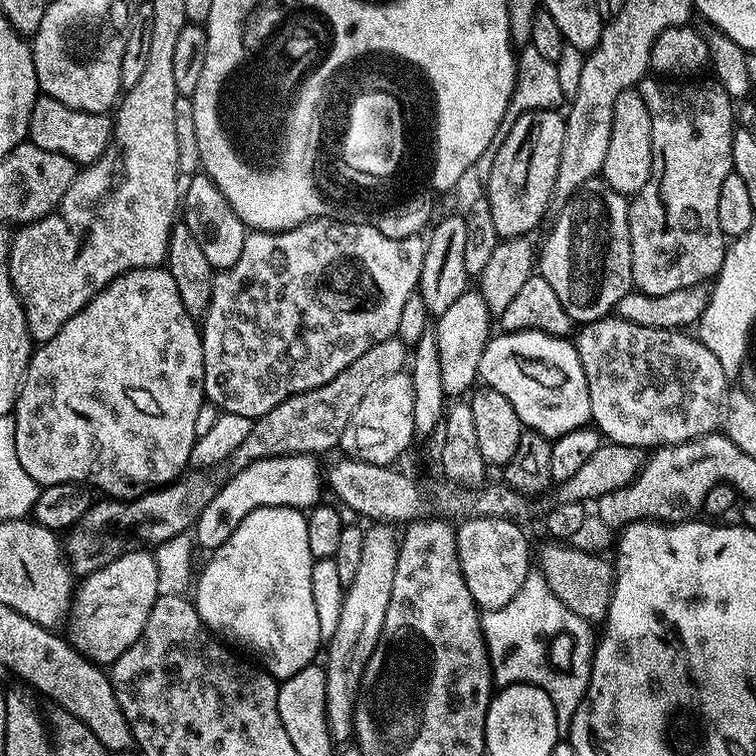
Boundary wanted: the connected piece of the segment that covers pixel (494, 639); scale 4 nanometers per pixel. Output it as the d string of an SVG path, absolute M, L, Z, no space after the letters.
M530 574L526 582L522 582L518 594L514 594L514 598L506 602L506 606L502 606L496 612L485 611L480 616L478 628L482 633L482 643L486 649L491 679L500 686L532 684L535 688L546 690L552 703L555 731L560 734L567 733L572 726L572 719L578 706L584 700L584 691L588 688L588 675L592 668L594 636L592 640L592 632L588 629L591 628L589 621L566 610L554 598L542 576Z

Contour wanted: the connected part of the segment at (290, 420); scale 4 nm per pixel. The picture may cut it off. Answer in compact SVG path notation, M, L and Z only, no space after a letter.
M397 335L370 346L362 358L346 366L346 370L342 370L330 382L302 395L292 396L274 410L255 417L246 442L242 442L242 446L238 446L238 450L234 450L226 461L227 471L235 474L259 460L306 456L328 452L332 447L335 449L346 430L346 422L350 422L350 414L354 414L354 410L358 410L358 402L366 398L366 390L370 390L374 382L390 378L390 374L405 371L409 360L409 345Z

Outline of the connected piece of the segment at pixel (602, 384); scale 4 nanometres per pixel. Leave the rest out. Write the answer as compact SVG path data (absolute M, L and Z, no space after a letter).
M619 318L592 320L579 331L575 333L574 343L590 390L591 423L601 437L637 450L655 450L713 435L721 427L730 378L722 370L718 358L714 358L695 335L687 336L689 333L684 330L638 326Z

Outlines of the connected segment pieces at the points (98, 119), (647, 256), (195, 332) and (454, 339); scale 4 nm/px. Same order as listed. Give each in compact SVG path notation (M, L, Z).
M40 94L37 95L34 110L30 114L27 139L42 150L66 157L76 166L87 166L99 160L112 143L113 123L111 115L74 110L54 98Z
M645 78L638 85L652 119L652 173L646 186L631 197L628 225L632 243L632 283L651 296L674 294L676 290L703 285L720 273L724 261L726 237L722 226L718 226L718 194L722 182L732 173L734 101L715 83L692 83L696 82Z
M167 267L136 268L106 285L92 297L89 304L78 310L78 314L64 323L54 338L43 341L28 359L28 369L24 371L14 409L18 462L22 462L26 474L30 474L30 478L34 478L34 482L41 486L85 483L96 490L101 488L104 494L117 500L134 500L145 492L172 483L189 467L197 438L194 422L198 422L198 410L205 403L204 341L197 321L186 310L186 306L182 306L182 294L178 294L178 286L174 286L174 278Z
M479 290L464 292L462 298L457 298L435 321L438 362L442 362L442 386L445 393L451 397L461 397L464 394L462 392L467 393L477 383L482 362L482 350L486 350L494 332L492 324L494 328L492 311L489 310Z

